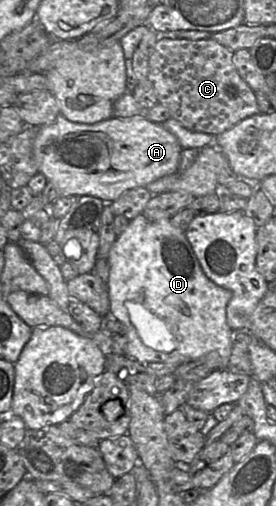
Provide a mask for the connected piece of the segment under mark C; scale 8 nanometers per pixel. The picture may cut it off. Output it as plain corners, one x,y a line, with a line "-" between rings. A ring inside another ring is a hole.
209,38
160,39
148,60
148,80
153,84
158,102
165,106
171,118
191,131
218,135
229,130
245,118
259,114
255,92
241,78
234,64
234,52

